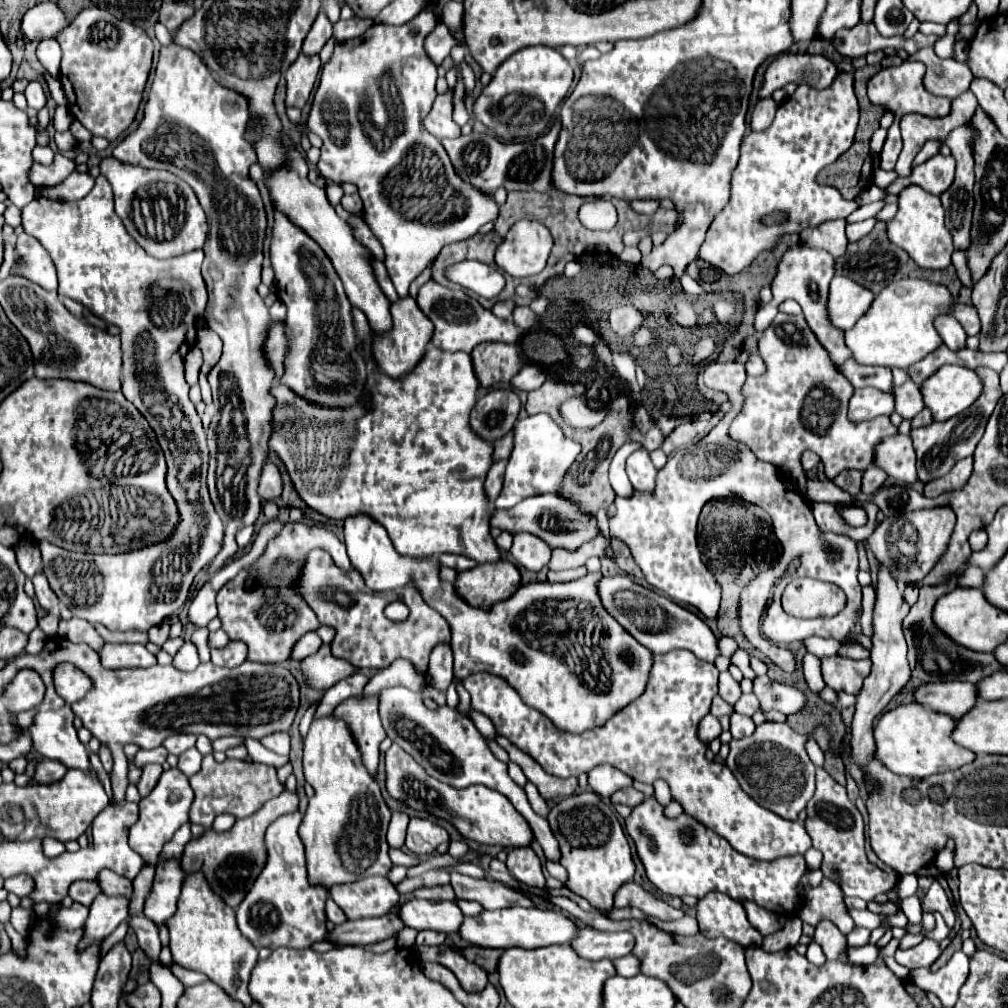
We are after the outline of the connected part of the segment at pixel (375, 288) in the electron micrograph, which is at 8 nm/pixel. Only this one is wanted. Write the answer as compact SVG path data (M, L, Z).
M286 137L286 143L290 143L290 155L294 155L294 171L278 171L278 175L270 175L270 179L266 179L266 185L270 189L270 197L274 199L274 205L284 215L290 215L290 219L294 223L298 223L316 243L320 243L320 247L326 251L326 255L334 263L334 267L336 267L336 271L344 283L344 289L346 289L350 303L366 315L372 331L374 333L392 331L390 301L386 299L386 295L382 293L382 289L376 281L374 267L372 267L374 255L354 237L352 225L336 215L334 207L326 199L326 191L308 181L306 159L292 147L292 141L288 137Z

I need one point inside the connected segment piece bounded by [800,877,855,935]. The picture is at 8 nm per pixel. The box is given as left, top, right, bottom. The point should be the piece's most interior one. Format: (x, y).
(826, 901)

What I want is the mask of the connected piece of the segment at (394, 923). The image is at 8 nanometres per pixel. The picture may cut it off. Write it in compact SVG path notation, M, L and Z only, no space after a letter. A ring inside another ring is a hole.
M394 909L382 917L346 921L342 925L336 925L334 931L328 935L330 941L338 945L366 945L384 941L388 937L396 937L404 927L406 923L400 919L398 909Z

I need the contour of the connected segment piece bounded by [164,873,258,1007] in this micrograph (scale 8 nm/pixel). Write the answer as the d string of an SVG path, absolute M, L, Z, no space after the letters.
M192 873L184 879L178 909L164 923L170 931L172 957L180 967L208 975L230 997L250 1007L252 997L248 993L248 979L258 961L258 949L238 931L234 909L228 907L222 897L210 889L212 887L202 873Z

